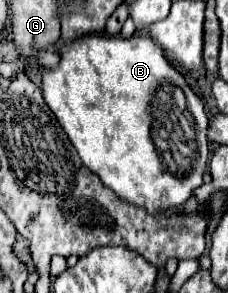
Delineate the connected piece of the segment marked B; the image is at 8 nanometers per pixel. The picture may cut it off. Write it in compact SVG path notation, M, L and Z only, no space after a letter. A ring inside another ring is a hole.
M92 35L92 37L80 37L80 41L72 41L72 45L64 45L62 49L62 61L56 69L50 69L44 73L42 77L42 93L44 93L44 101L48 103L48 107L52 109L52 113L56 115L58 123L62 125L64 133L68 135L68 139L72 141L72 145L76 147L82 163L92 171L96 173L102 183L112 189L120 199L126 199L130 201L132 205L138 205L138 207L144 207L148 215L158 215L160 211L164 209L170 209L170 207L176 207L176 205L182 205L186 203L190 197L192 197L192 191L196 187L202 185L202 175L204 175L204 169L208 165L208 137L206 137L206 129L208 129L208 117L206 117L206 111L204 111L204 105L202 101L194 95L194 91L188 87L186 79L166 61L160 45L154 45L154 41L150 37L130 37L130 39L124 39L124 37L106 37L106 35ZM178 125L178 157L184 157L184 161L178 161L178 169L176 169L176 161L174 157L170 157L170 149L172 149L172 131L174 127Z

